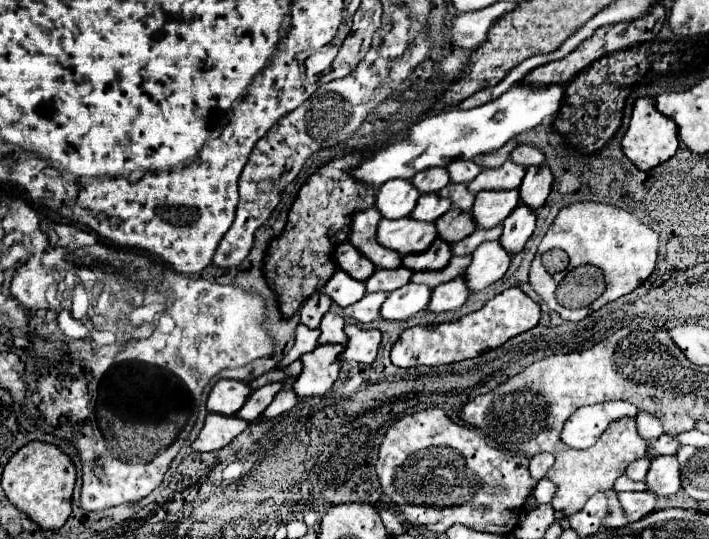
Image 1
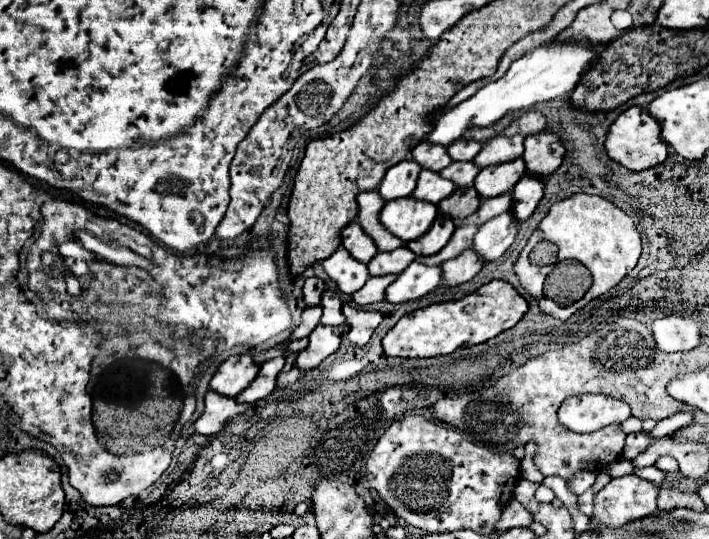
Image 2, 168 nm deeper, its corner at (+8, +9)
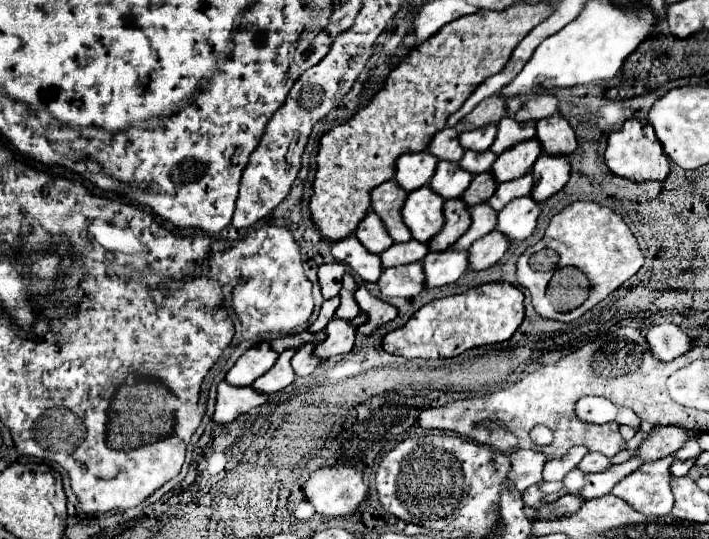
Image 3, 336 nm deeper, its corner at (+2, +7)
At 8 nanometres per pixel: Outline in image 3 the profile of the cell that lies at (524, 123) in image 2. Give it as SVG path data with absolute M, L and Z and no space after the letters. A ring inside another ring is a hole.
M539 93L533 99L525 101L523 107L515 113L515 119L525 121L539 121L543 117L549 117L557 111L557 97L551 93Z

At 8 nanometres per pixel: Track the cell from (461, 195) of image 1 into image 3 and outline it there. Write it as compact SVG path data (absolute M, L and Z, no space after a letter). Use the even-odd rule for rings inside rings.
M469 149L469 151L463 155L463 159L459 161L459 165L461 165L463 169L467 169L469 173L477 175L477 173L489 171L495 159L497 159L497 155L495 155L491 149L481 151L481 153L477 153L477 151L471 151L471 149Z

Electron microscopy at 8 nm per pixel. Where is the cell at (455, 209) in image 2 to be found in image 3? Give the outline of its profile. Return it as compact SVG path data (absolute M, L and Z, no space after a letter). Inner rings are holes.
M485 171L485 173L473 177L471 185L469 185L467 191L463 193L463 201L465 201L469 207L473 207L473 205L477 205L477 203L481 203L481 201L487 201L487 199L495 193L495 189L497 189L497 181L495 181L493 173L491 173L491 171Z

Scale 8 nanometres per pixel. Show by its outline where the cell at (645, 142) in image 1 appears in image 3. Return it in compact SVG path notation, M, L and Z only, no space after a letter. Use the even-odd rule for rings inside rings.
M629 119L621 131L615 131L607 139L607 151L605 151L605 163L607 167L619 175L627 177L629 181L665 181L669 175L669 159L663 153L661 143L655 137L655 131L651 125L641 123L637 119Z

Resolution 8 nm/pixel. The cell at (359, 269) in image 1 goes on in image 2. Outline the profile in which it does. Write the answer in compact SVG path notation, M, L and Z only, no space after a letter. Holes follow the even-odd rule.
M355 221L341 231L341 243L349 251L349 255L359 263L369 263L371 257L377 253L375 243L371 243L371 239L363 235L363 229Z

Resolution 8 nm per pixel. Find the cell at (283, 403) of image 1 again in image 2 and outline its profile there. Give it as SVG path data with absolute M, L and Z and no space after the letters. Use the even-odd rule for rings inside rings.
M289 355L283 371L277 375L277 385L287 387L293 385L297 379L299 379L299 371L295 371L295 355Z

